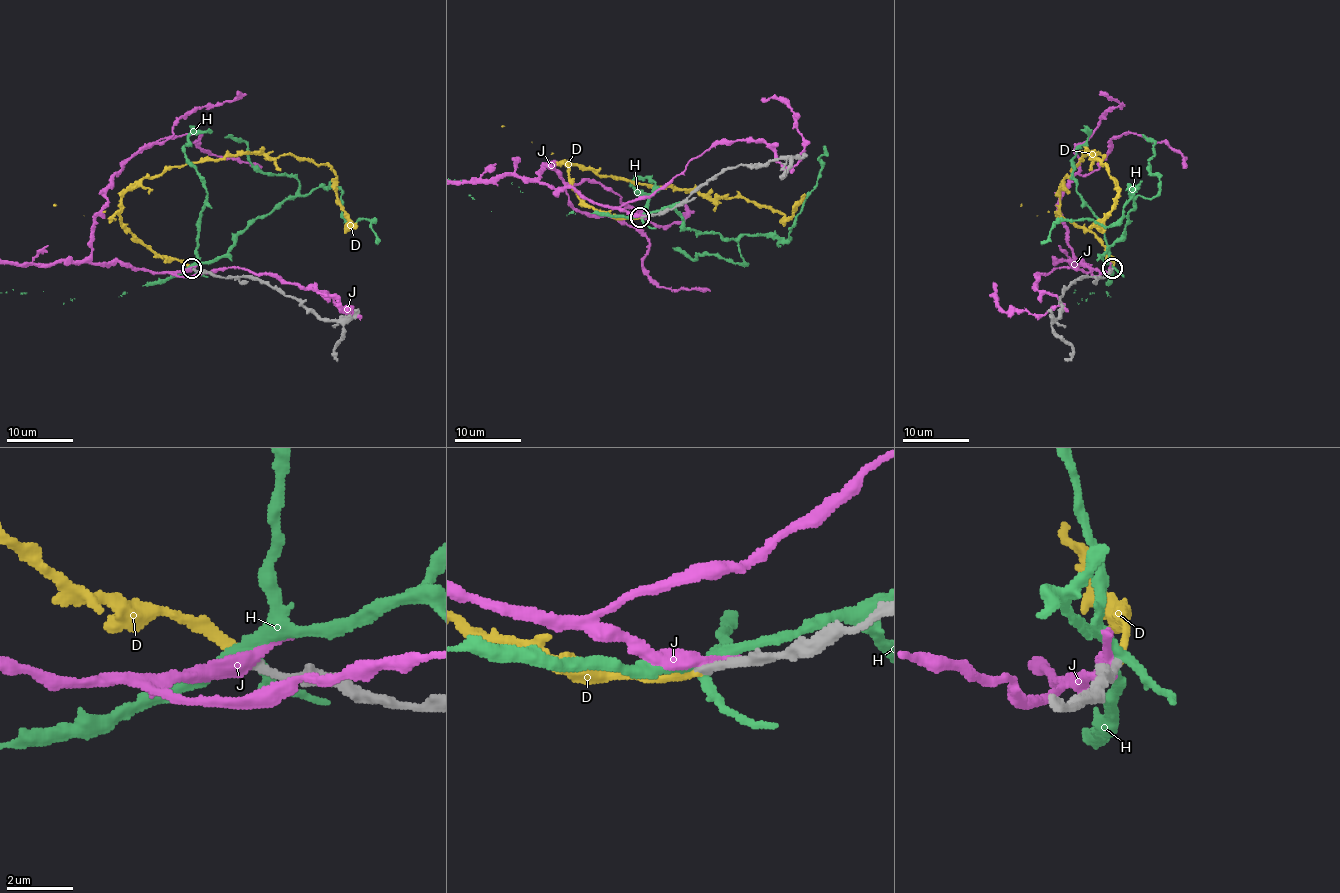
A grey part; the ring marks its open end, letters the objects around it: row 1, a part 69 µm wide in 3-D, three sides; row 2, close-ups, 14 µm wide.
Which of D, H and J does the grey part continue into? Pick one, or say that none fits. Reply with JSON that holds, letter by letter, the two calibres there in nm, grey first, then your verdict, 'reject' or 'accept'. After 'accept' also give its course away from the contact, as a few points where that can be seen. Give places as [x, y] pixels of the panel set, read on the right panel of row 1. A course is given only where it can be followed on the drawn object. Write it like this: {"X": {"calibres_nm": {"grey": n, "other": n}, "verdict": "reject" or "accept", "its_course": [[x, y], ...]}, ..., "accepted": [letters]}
{"D": {"calibres_nm": {"grey": 280, "other": 240}, "verdict": "accept", "its_course": [[1113, 268], [1090, 231], [1060, 213], [1060, 187], [1087, 153], [1103, 163], [1117, 190], [1117, 203], [1088, 228]]}, "H": {"calibres_nm": {"grey": 280, "other": 360}, "verdict": "reject"}, "J": {"calibres_nm": {"grey": 280, "other": 380}, "verdict": "reject"}, "accepted": ["D"]}

